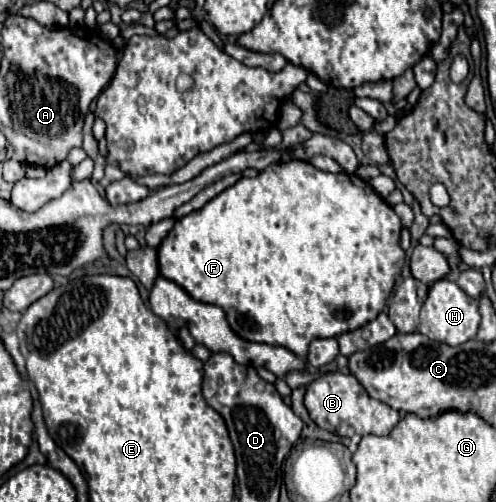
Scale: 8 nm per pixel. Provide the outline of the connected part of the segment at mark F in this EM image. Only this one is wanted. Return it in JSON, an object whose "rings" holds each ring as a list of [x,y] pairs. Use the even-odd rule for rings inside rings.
{"rings":[[[291,160],[289,164],[271,164],[259,176],[255,178],[241,178],[227,190],[223,190],[219,196],[209,200],[201,210],[195,210],[179,220],[175,220],[173,230],[167,234],[167,238],[161,242],[157,248],[157,260],[159,260],[159,274],[177,286],[181,286],[191,298],[197,302],[205,304],[215,304],[223,308],[227,322],[231,330],[249,342],[261,342],[261,344],[271,344],[271,346],[283,346],[297,354],[299,358],[307,356],[309,342],[315,338],[333,338],[341,336],[345,332],[357,330],[359,326],[375,320],[381,310],[387,304],[387,298],[395,286],[397,276],[401,274],[403,262],[405,262],[405,252],[399,246],[399,232],[401,232],[401,220],[393,212],[393,208],[357,174],[329,174],[313,168],[311,164],[303,160]]]}

